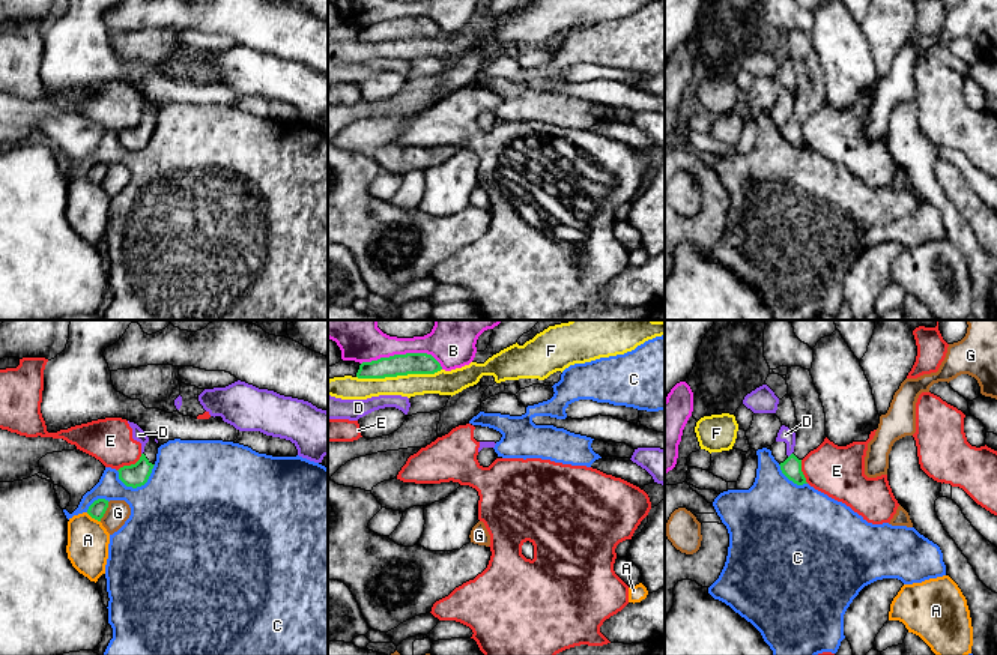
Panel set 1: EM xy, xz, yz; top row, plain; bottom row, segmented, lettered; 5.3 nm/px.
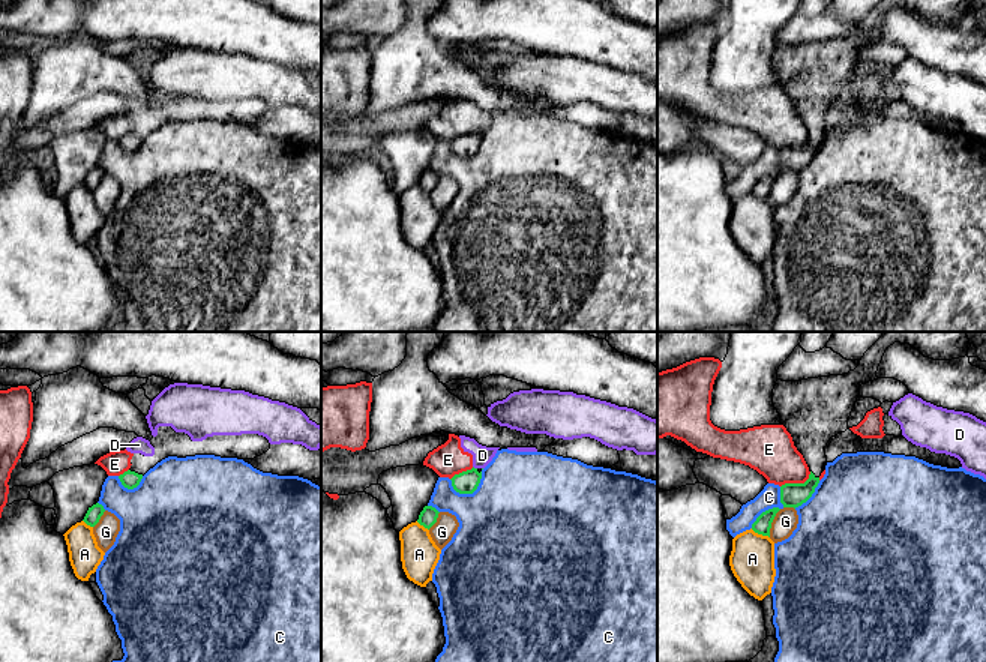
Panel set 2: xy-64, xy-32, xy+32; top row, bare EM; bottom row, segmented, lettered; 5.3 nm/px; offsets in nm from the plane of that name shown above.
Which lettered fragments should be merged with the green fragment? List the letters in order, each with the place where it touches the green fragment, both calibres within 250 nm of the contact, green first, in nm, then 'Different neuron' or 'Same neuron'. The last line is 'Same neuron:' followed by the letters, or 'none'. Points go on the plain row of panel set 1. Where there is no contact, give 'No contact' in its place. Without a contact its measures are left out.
A: Touches green at xy (93, 181). Thickness 90 nm (green) against 220 nm. Different neuron
B: Touches green at xz (403, 18). Thickness 110 nm (green) against 170 nm. Different neuron
C: Touches green at xy (140, 149). Thickness 130 nm (green) against 480 nm. Different neuron
D: Touches green at yz (790, 119). Thickness 110 nm (green) against 80 nm. Different neuron
E: Touches green at xy (131, 128). Thickness 130 nm (green) against 240 nm. Different neuron
F: Touches green at xz (399, 38). Thickness 110 nm (green) against 130 nm. Different neuron
G: Touches green at xy (104, 175). Thickness 90 nm (green) against 120 nm. Different neuron
Same neuron: none

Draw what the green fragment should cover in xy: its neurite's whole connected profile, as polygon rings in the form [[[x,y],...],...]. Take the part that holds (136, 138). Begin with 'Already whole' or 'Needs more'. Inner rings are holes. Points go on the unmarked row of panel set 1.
Needs more. [[[147,98],[147,101],[149,105],[146,107],[144,116],[141,117],[140,123],[135,128],[123,129],[117,134],[119,143],[126,150],[137,152],[144,149],[152,137],[159,107],[156,107],[155,101],[152,101],[150,98]]]

